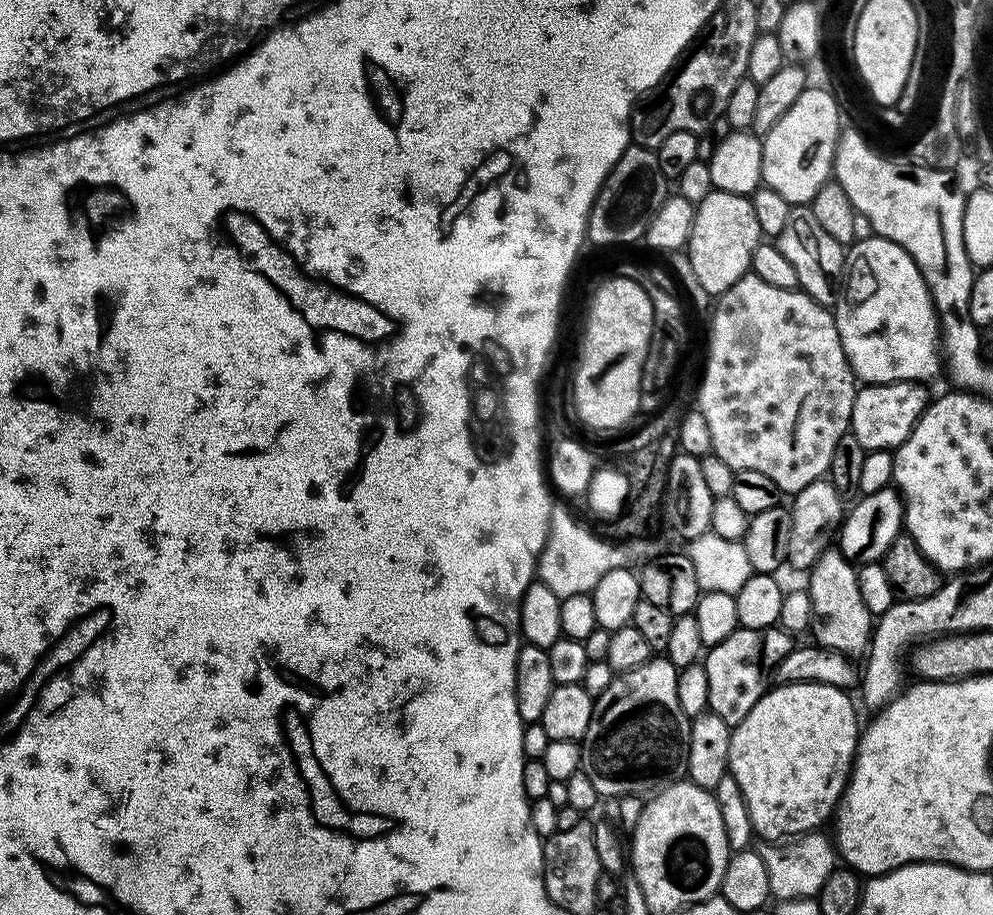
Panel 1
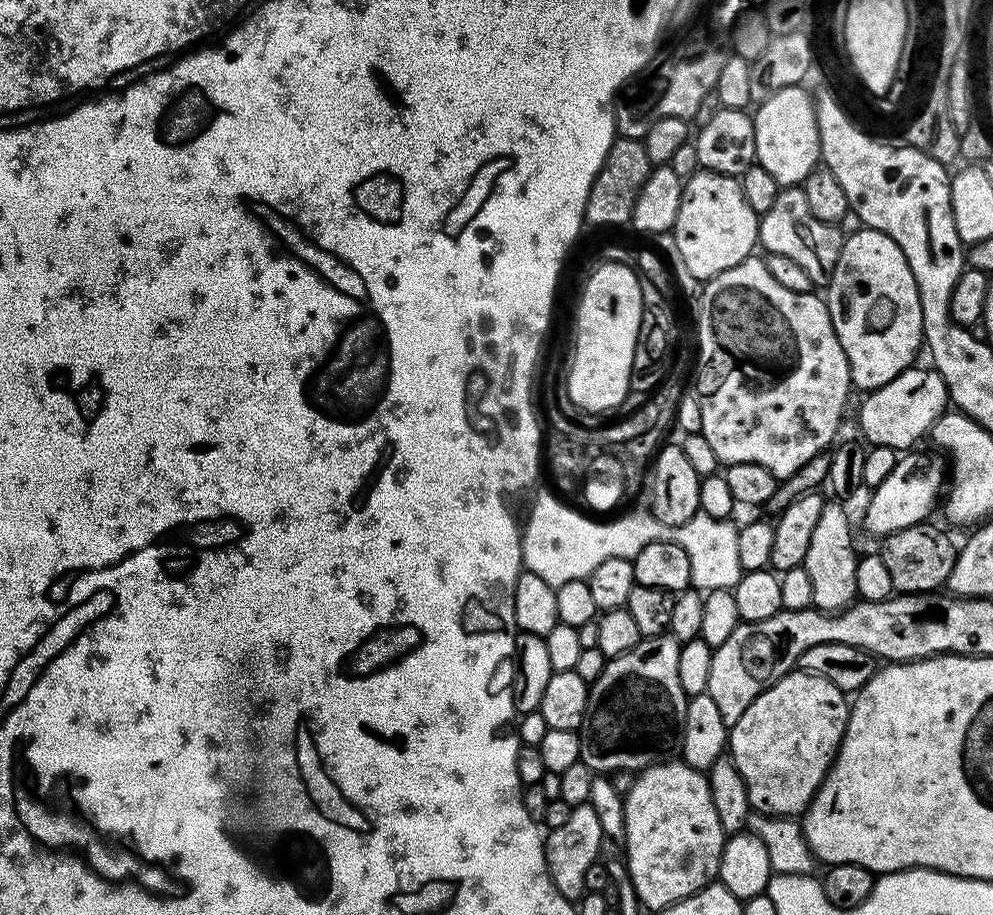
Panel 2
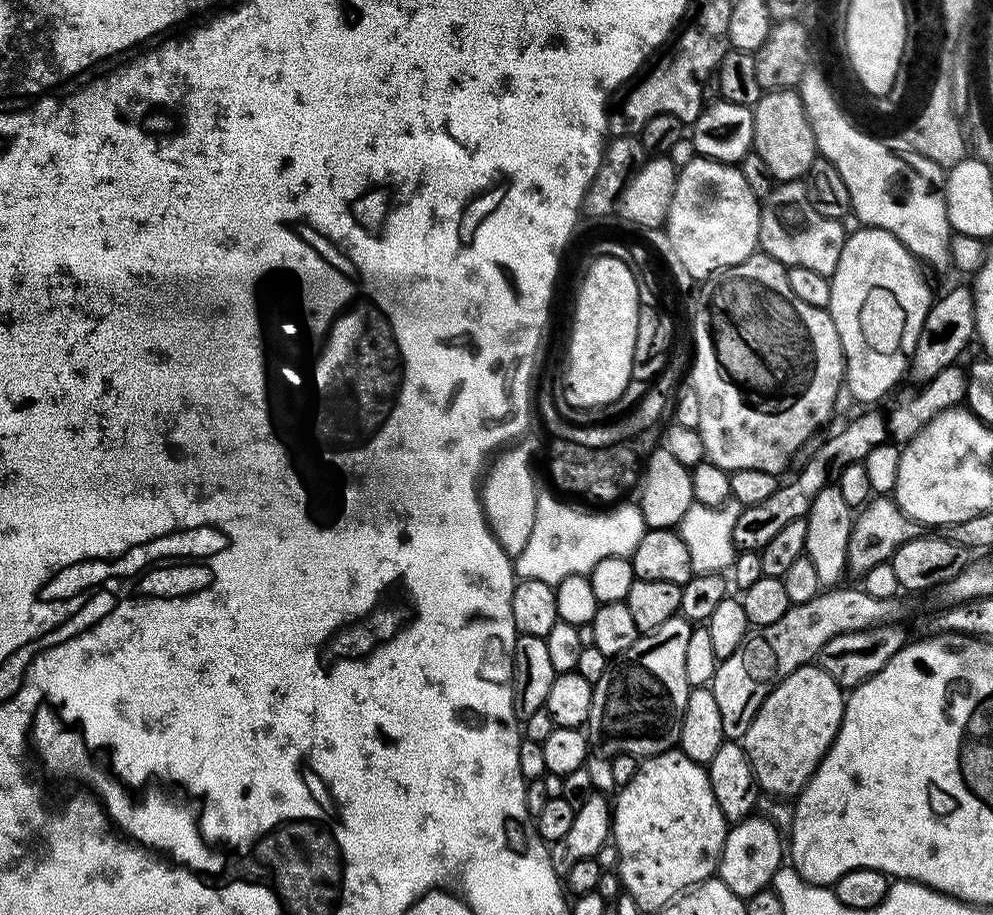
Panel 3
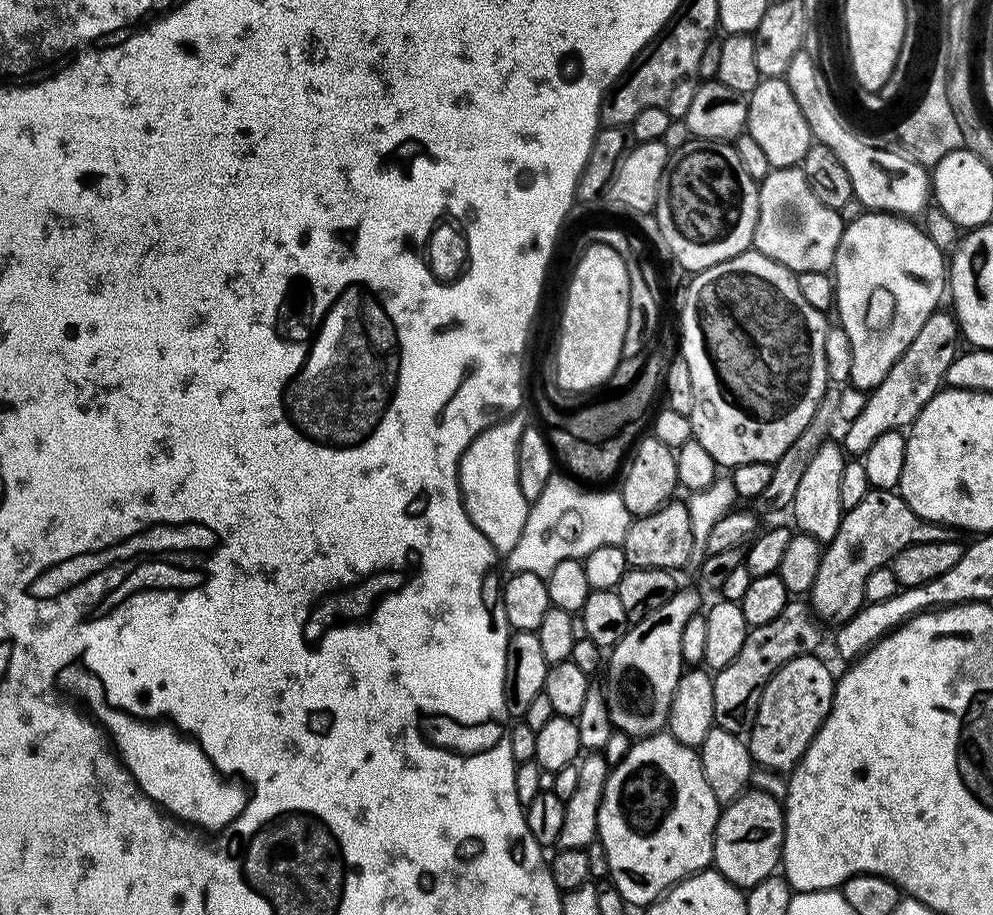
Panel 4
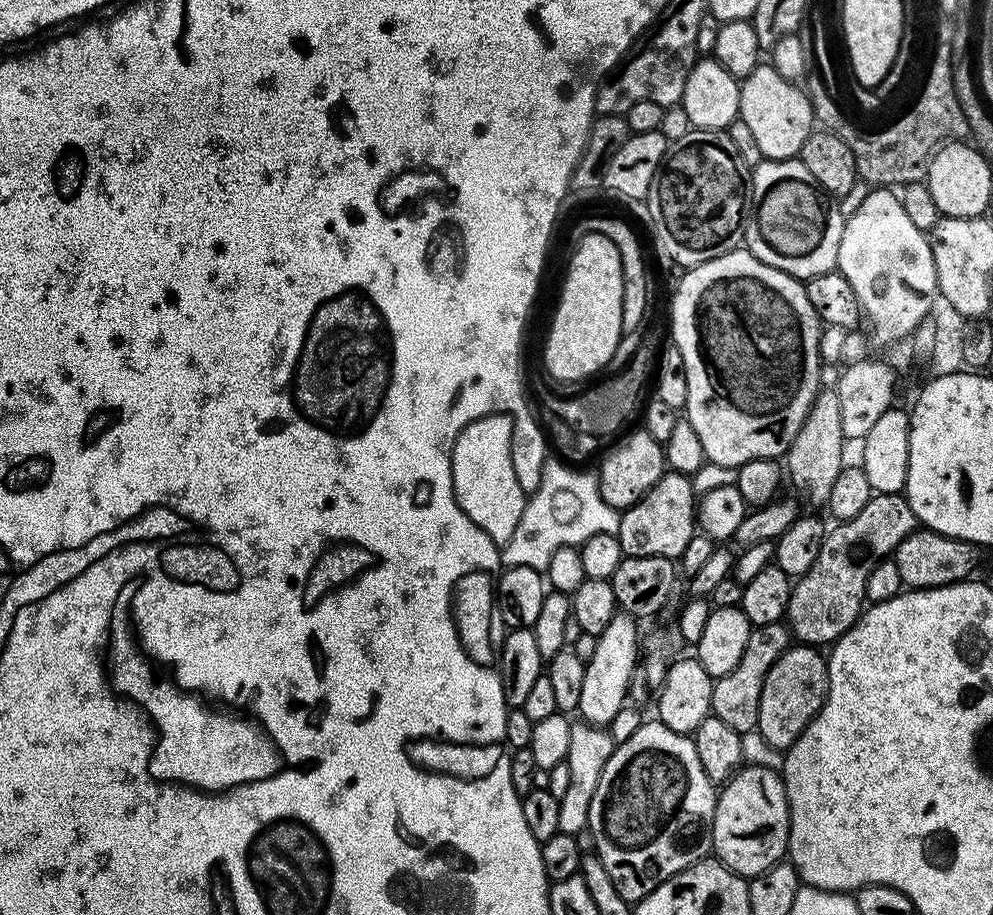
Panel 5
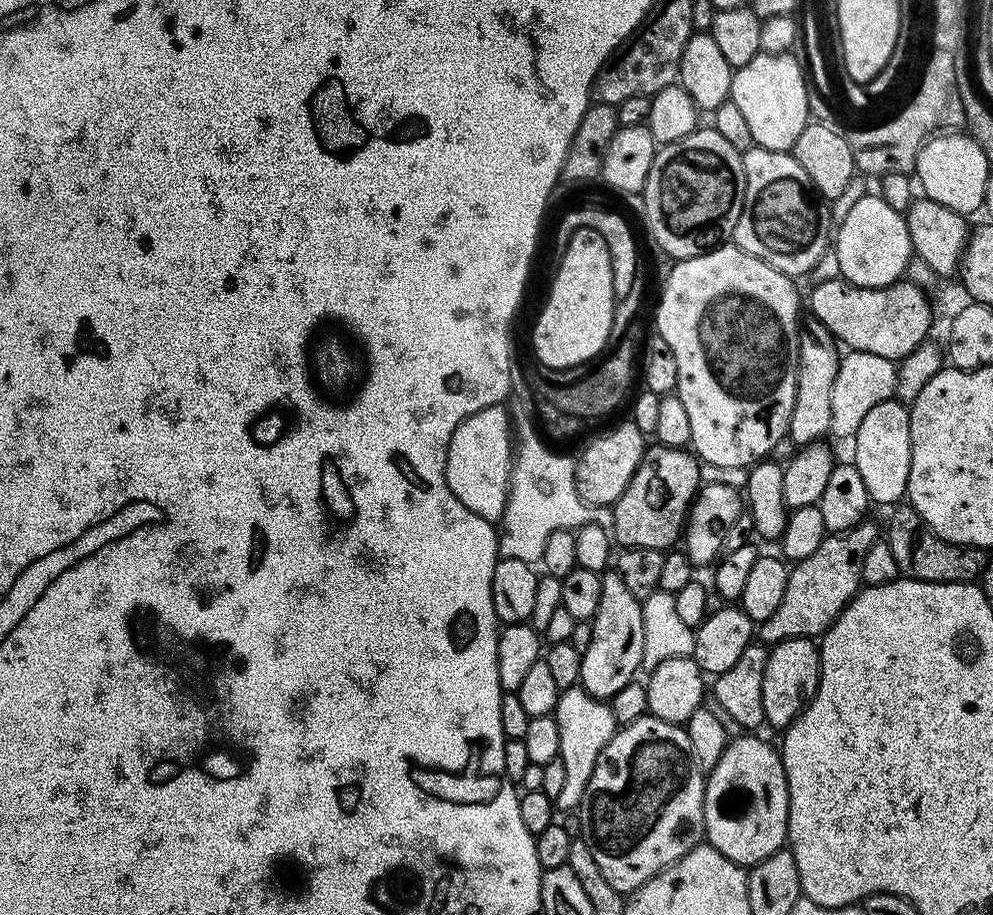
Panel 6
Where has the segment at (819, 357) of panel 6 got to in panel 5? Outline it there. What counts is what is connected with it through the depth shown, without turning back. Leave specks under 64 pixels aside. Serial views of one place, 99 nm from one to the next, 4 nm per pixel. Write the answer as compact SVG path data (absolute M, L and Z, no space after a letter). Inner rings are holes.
M825 388L814 398L806 420L798 430L794 442L786 453L786 476L792 479L792 484L801 492L799 495L812 504L827 505L831 486L846 464L844 459L846 439L842 432L841 405L835 388Z

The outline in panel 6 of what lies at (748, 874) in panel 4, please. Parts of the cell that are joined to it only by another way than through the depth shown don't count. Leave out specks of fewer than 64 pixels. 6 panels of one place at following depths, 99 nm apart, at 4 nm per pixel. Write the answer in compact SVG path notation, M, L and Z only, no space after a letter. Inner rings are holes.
M740 734L737 738L729 739L726 750L722 754L722 758L718 758L718 762L714 766L714 770L707 773L704 781L704 835L707 843L713 848L719 850L723 856L730 858L730 862L741 866L751 866L762 862L762 858L770 858L770 854L774 854L779 848L785 847L788 839L788 783L786 782L786 774L784 773L784 762L779 751L776 752L764 740L759 740L756 734Z

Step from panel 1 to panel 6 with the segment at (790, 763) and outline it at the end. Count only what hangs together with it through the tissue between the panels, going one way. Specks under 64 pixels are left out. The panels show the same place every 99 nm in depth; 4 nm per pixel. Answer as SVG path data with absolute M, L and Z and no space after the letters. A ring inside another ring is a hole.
M790 638L771 645L770 658L766 662L766 674L762 674L762 710L765 721L779 730L789 724L804 711L820 681L820 649L812 638Z

